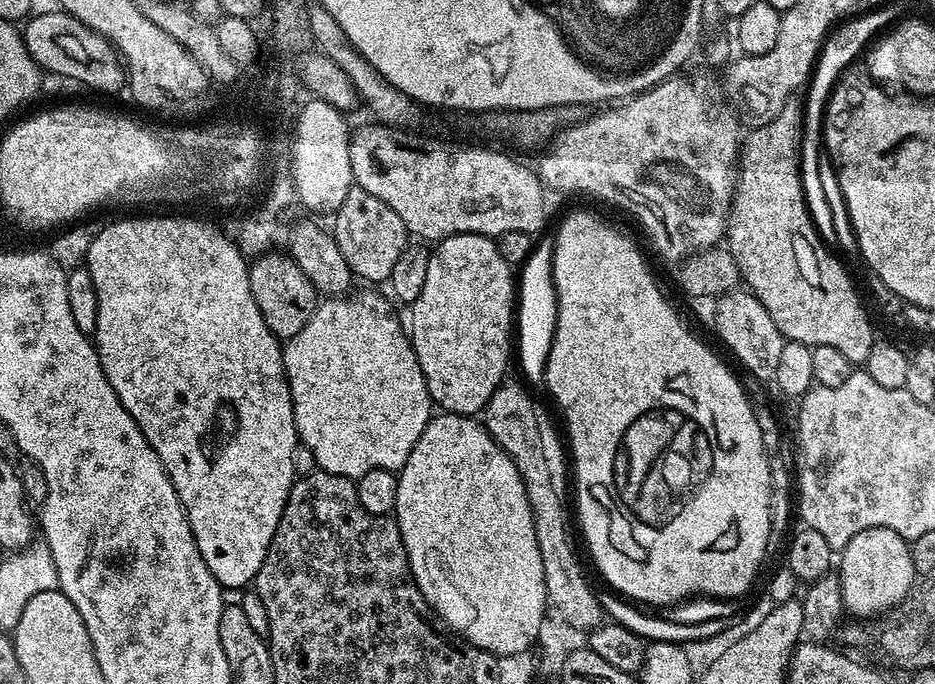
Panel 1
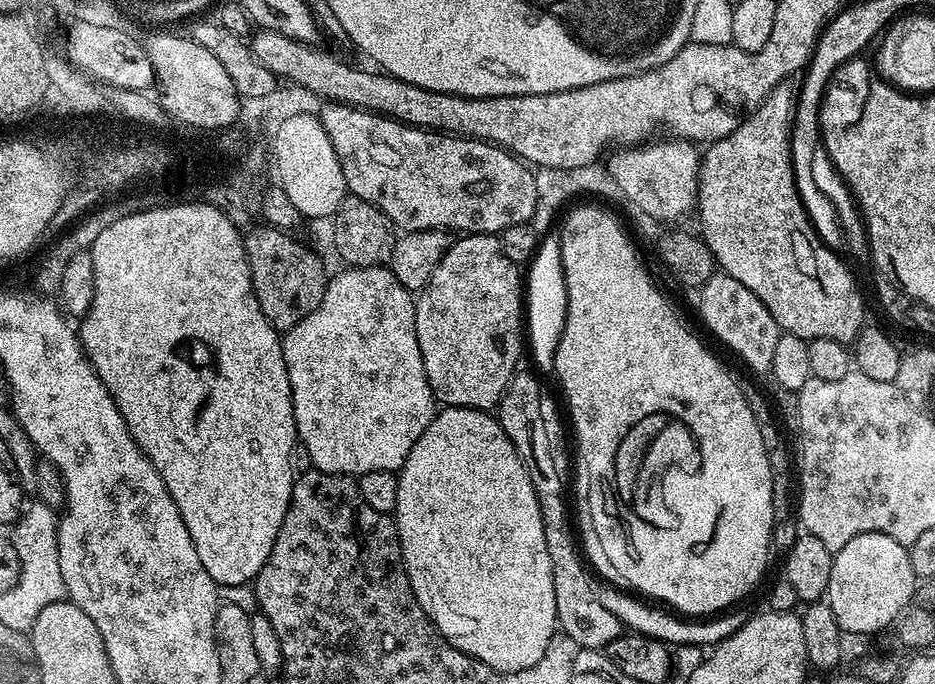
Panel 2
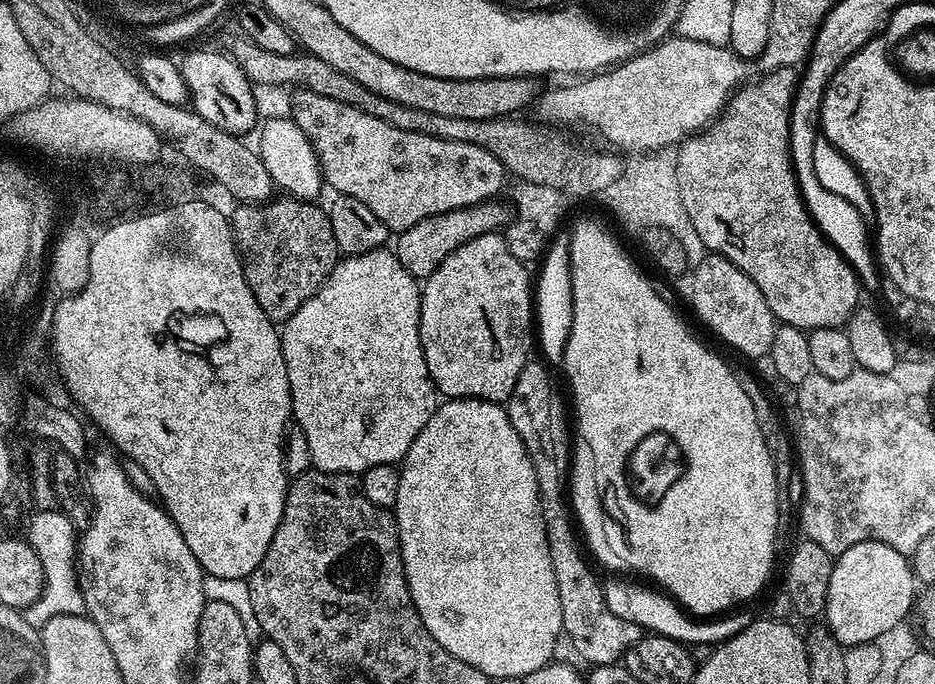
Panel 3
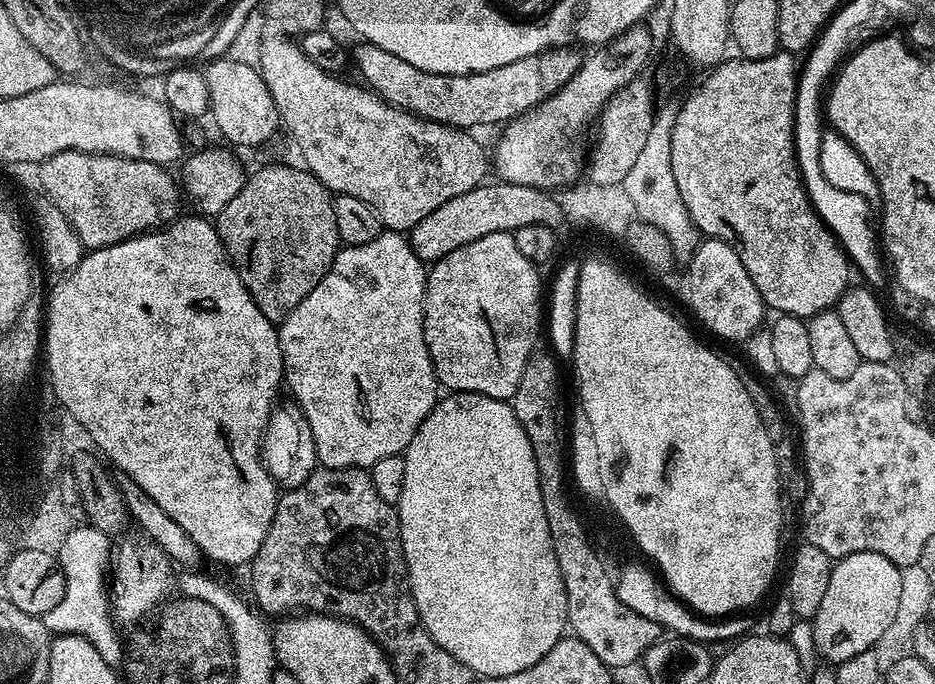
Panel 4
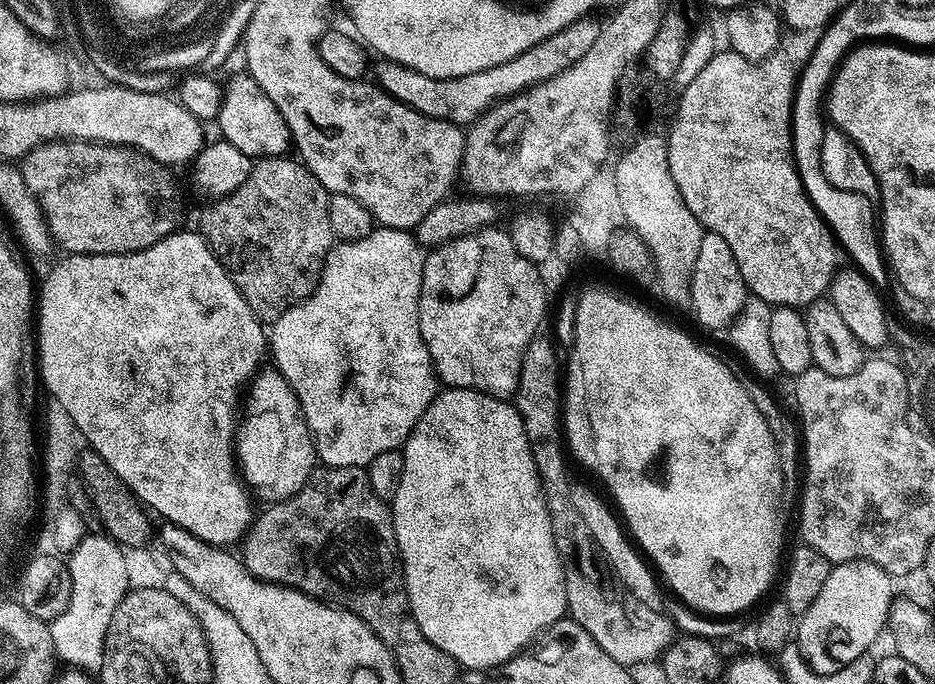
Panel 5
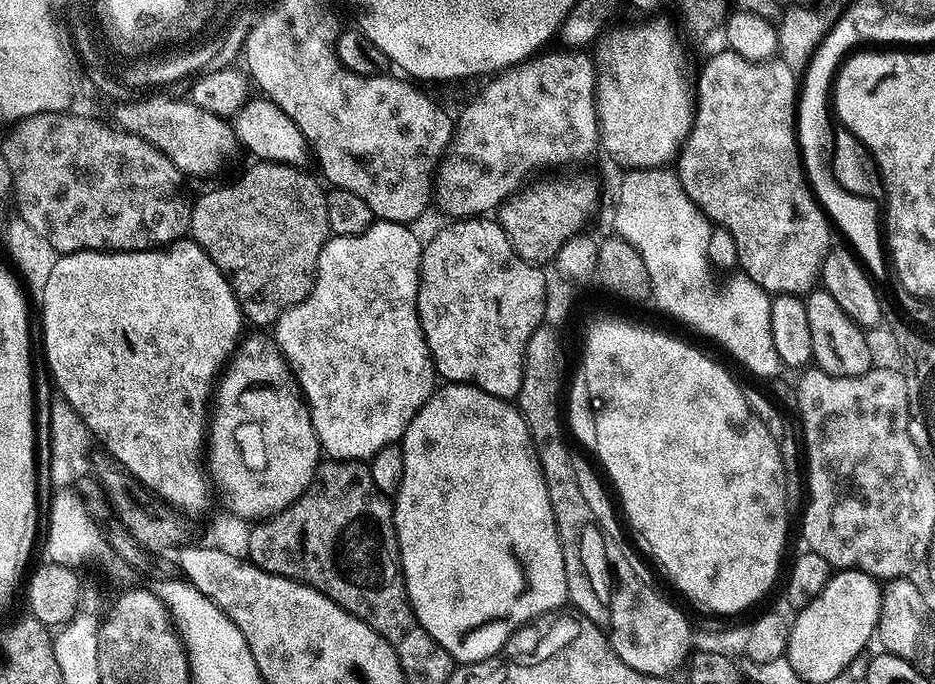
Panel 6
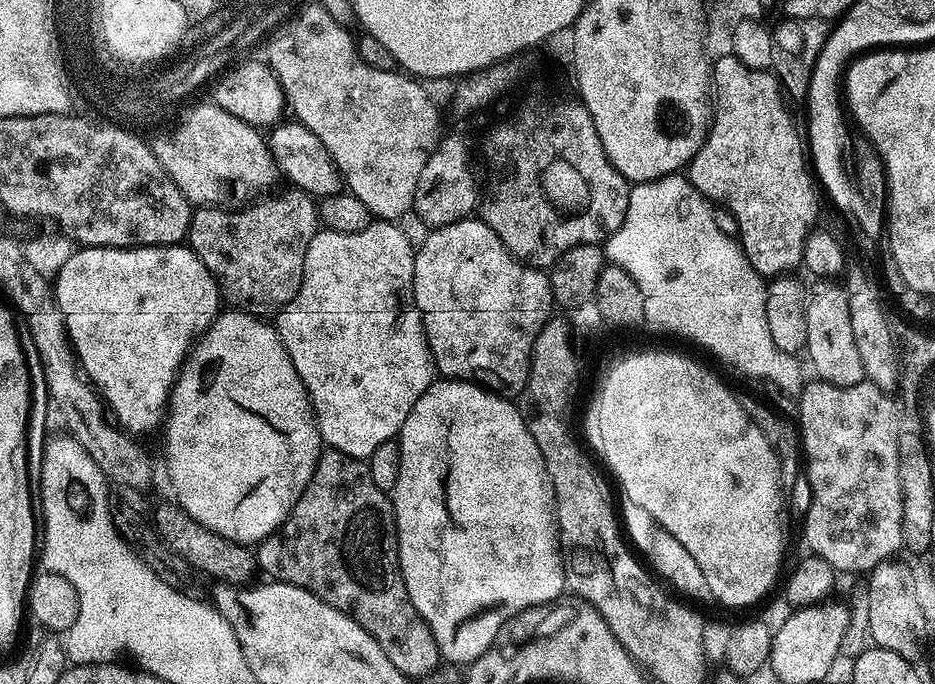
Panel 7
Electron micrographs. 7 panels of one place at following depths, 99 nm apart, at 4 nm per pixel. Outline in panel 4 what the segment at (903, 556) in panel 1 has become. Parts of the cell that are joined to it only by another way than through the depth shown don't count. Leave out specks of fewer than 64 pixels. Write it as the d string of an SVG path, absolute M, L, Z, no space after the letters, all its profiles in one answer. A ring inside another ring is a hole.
M859 552L835 561L822 606L811 619L815 651L824 655L829 665L837 666L873 649L898 612L905 581L902 569L882 554Z

